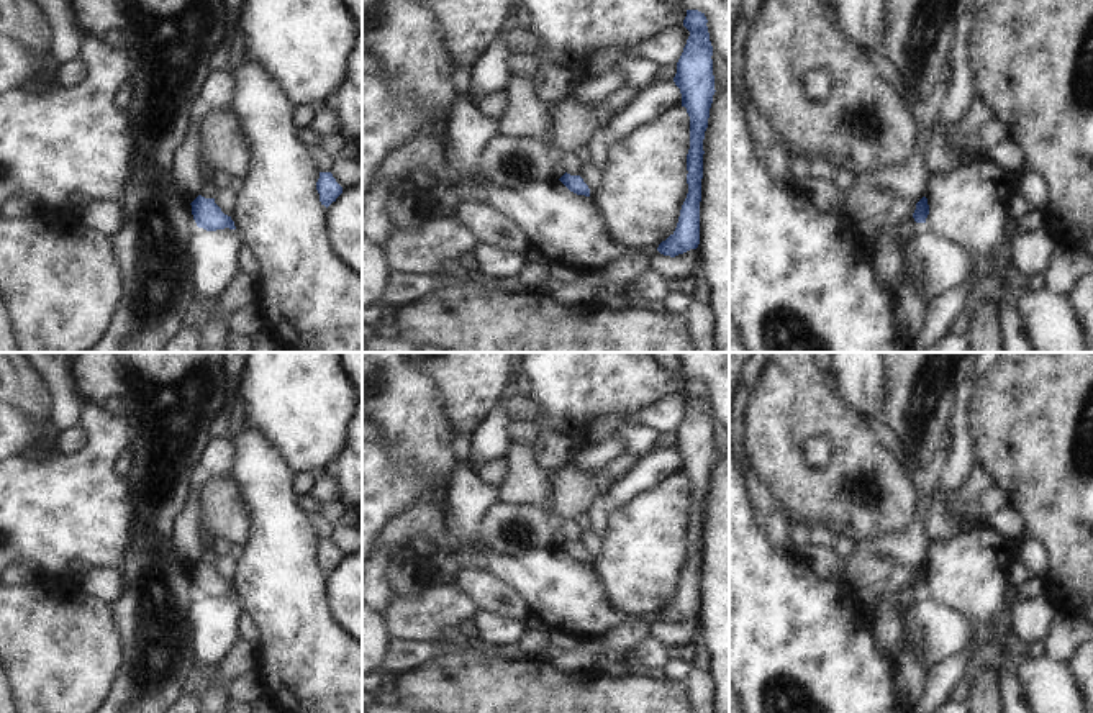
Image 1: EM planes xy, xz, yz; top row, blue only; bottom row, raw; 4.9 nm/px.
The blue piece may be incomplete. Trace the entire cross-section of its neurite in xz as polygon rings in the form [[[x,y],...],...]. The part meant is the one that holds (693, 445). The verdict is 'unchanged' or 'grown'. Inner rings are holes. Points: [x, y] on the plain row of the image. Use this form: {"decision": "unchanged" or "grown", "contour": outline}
{"decision": "unchanged", "contour": [[[687,377],[683,393],[690,398],[677,429],[675,452],[682,461],[682,474],[690,484],[690,516],[687,521],[688,561],[682,572],[675,598],[659,611],[657,618],[675,624],[700,611],[700,569],[703,546],[703,506],[708,495],[714,462],[713,413],[705,380]]]}

